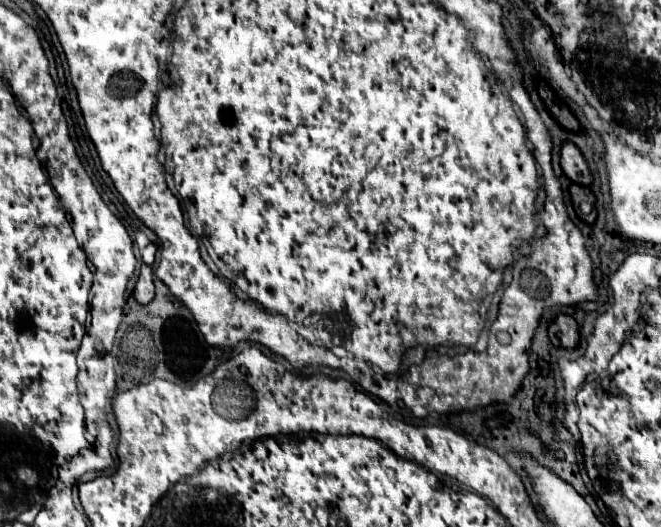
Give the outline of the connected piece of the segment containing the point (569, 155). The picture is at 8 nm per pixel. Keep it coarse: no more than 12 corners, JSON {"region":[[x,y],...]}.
{"region":[[573,142],[561,144],[561,168],[571,182],[591,184],[587,162]]}

